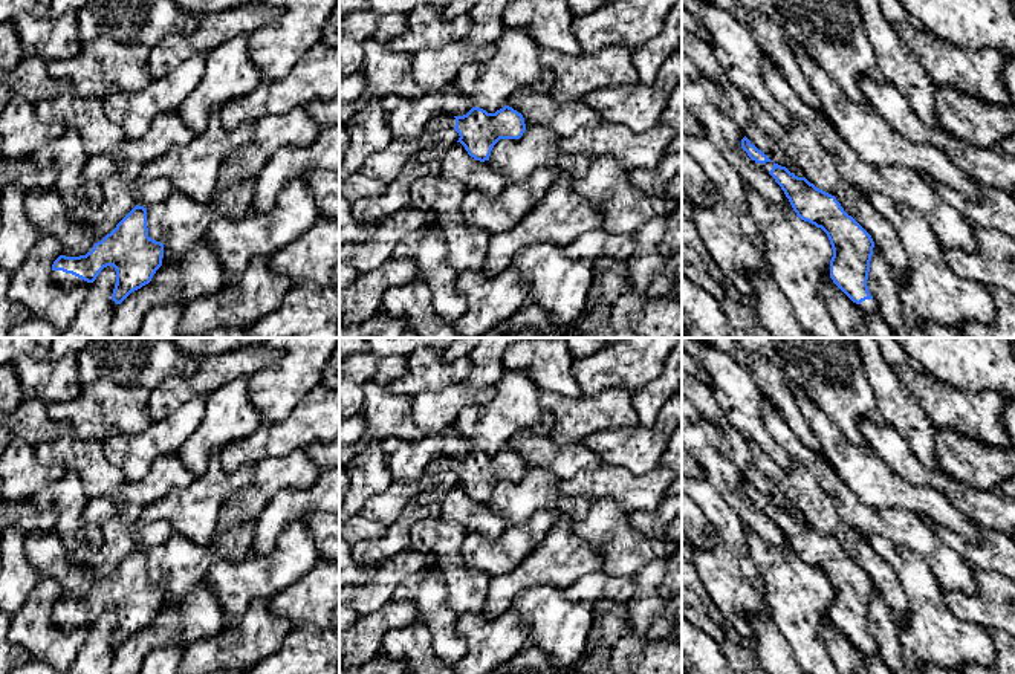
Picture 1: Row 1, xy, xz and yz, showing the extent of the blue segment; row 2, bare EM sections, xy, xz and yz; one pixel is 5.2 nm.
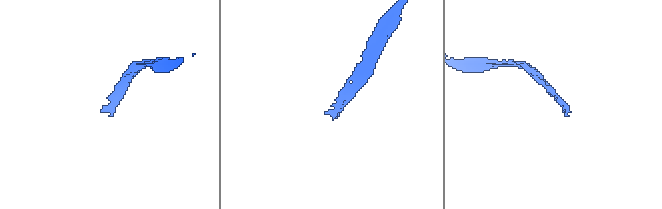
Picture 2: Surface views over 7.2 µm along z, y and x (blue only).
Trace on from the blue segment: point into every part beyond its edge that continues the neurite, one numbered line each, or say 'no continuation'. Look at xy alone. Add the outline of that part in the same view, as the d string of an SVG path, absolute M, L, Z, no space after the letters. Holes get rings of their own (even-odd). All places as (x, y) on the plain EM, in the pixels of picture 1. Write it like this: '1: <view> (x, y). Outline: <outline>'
1: xy (64, 622). Outline: M52 613L52 621L57 627L60 627L64 633L72 631L73 628L78 627L86 627L87 624L72 617L72 616L66 616L63 613Z

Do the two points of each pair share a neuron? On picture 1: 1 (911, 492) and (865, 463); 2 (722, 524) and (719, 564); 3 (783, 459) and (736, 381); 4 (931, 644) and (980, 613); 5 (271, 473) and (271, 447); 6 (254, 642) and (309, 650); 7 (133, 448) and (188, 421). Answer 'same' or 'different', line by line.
1: same
2: different
3: same
4: different
5: different
6: different
7: same

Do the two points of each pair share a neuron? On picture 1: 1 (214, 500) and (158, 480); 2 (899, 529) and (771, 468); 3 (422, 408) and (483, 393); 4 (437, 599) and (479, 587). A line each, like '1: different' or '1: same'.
1: different
2: different
3: same
4: different

